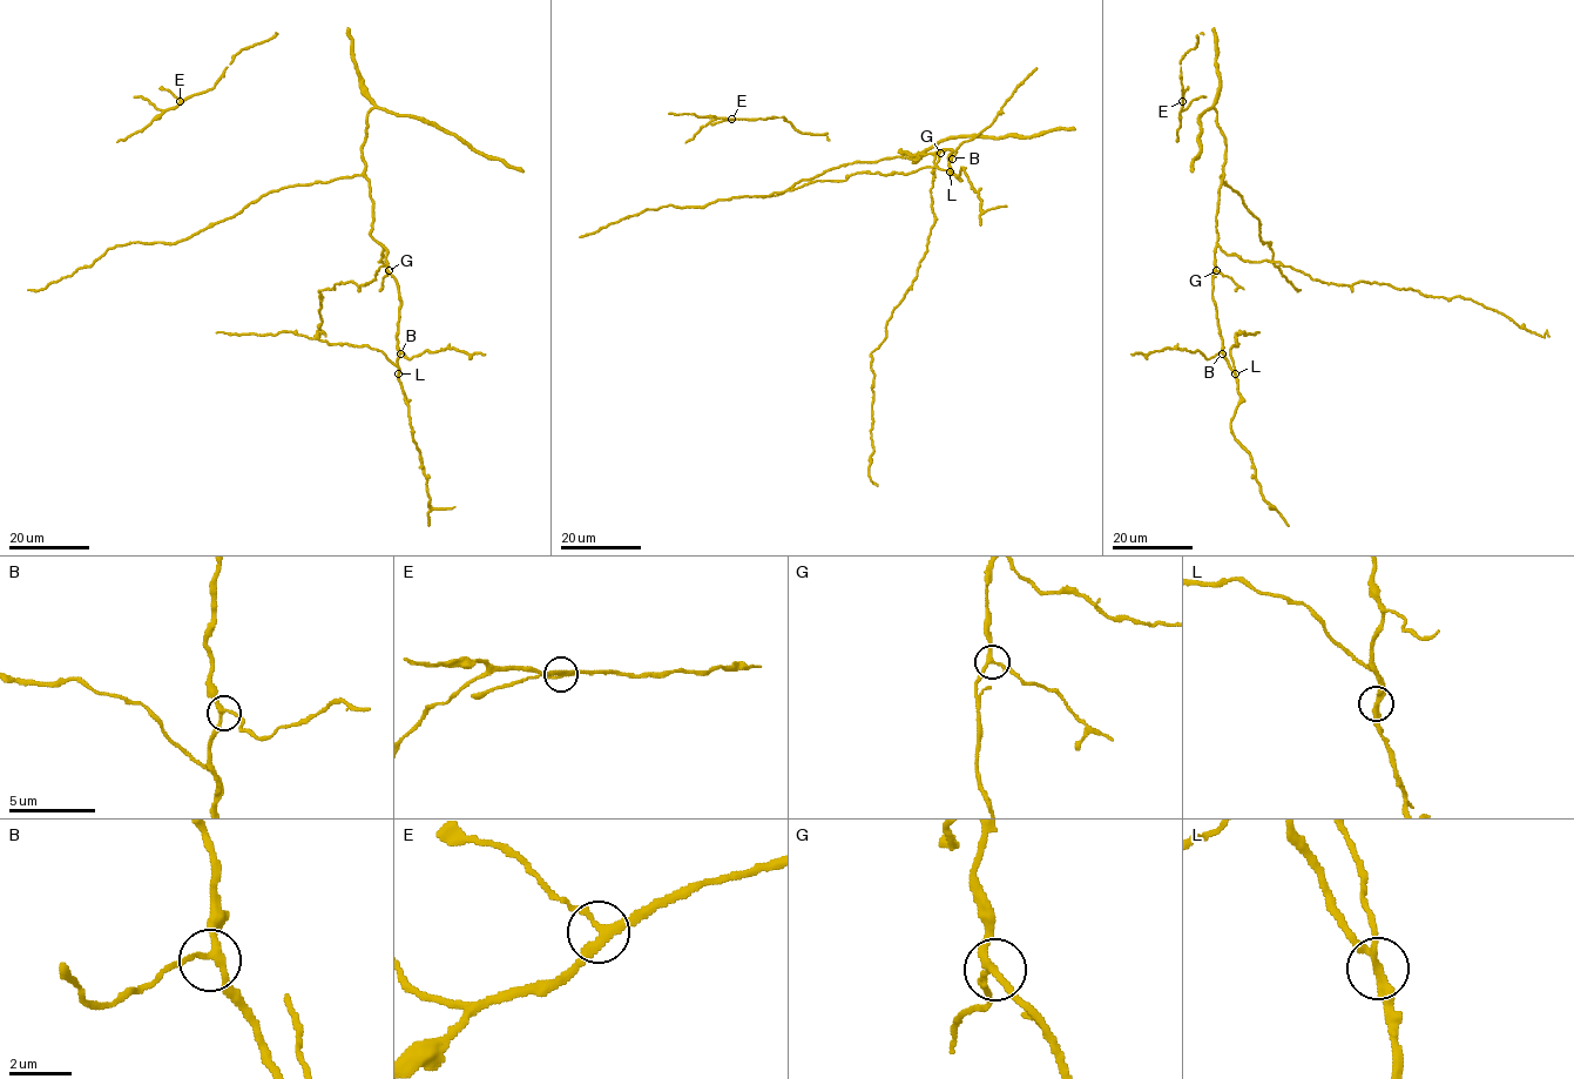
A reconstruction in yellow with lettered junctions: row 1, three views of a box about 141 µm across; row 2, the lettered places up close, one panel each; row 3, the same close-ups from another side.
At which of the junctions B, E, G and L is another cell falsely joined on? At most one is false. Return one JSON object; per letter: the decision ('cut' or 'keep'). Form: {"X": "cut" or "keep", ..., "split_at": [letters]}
{"B": "keep", "E": "keep", "G": "keep", "L": "cut", "split_at": ["L"]}

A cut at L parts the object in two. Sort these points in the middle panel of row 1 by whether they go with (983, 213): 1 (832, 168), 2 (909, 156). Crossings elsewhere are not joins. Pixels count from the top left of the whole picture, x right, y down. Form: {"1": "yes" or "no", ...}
{"1": "yes", "2": "yes"}

